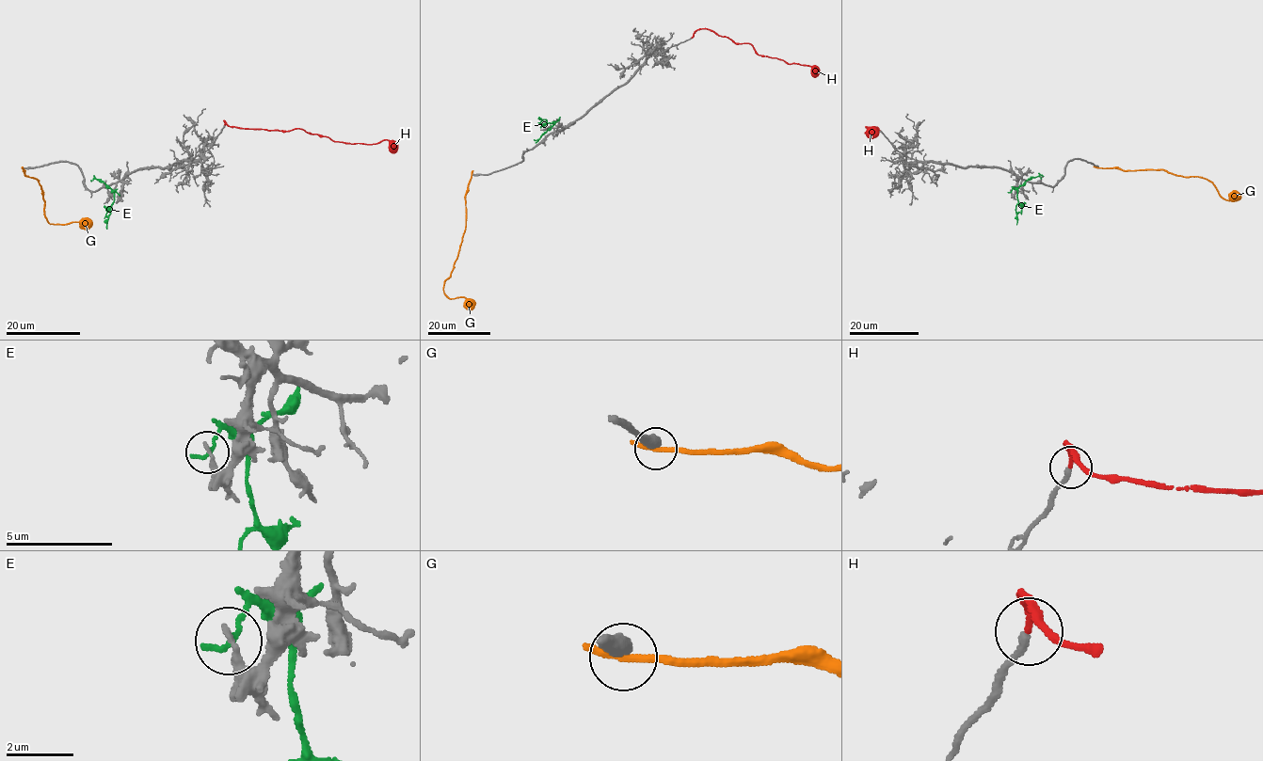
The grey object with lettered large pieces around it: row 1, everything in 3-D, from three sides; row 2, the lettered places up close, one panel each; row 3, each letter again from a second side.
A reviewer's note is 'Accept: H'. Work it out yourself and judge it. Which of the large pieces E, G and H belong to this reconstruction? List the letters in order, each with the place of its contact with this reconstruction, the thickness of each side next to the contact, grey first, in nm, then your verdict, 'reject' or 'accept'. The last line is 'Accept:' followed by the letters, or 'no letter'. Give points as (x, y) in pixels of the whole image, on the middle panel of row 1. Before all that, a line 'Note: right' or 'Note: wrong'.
Note: right
E: (559, 119) | 240/170 nm | reject
G: (471, 174) | 240/360 nm | reject
H: (692, 38) | 220/220 nm | accept
Accept: H

